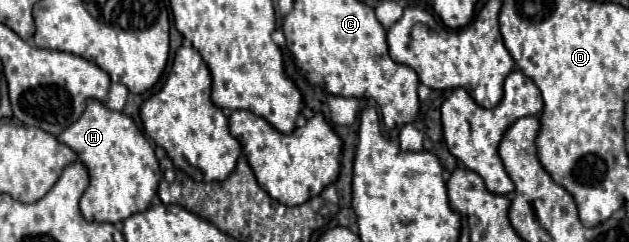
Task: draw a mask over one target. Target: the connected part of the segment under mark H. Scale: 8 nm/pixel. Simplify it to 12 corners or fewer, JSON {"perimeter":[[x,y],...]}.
{"perimeter":[[88,100],[58,140],[90,174],[88,222],[144,212],[162,178],[130,116]]}

